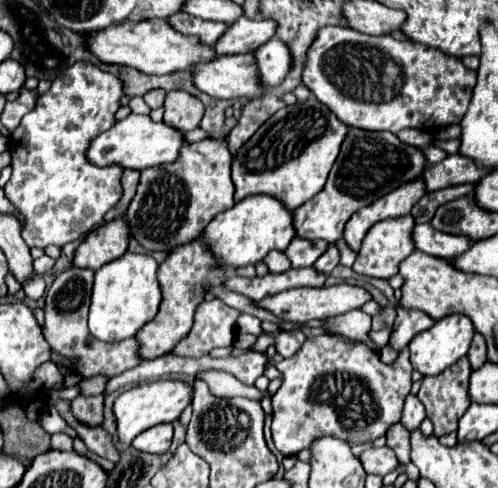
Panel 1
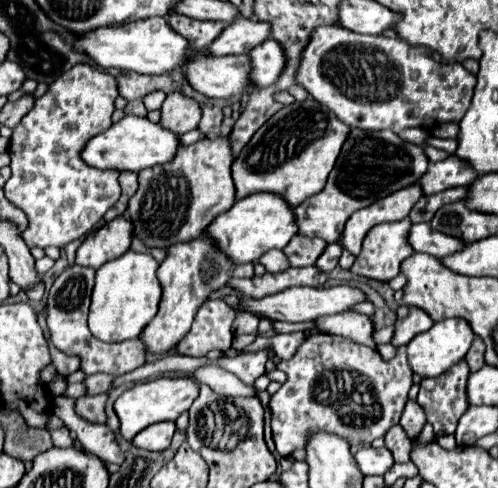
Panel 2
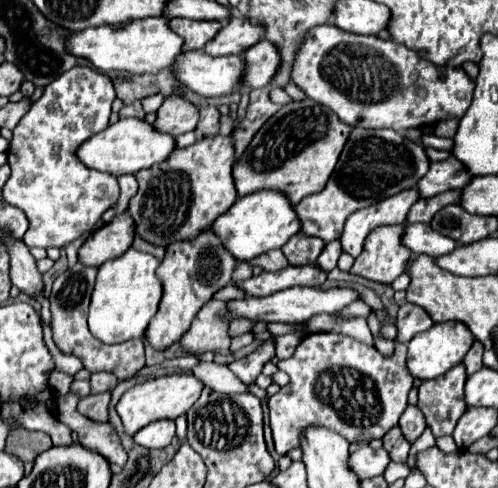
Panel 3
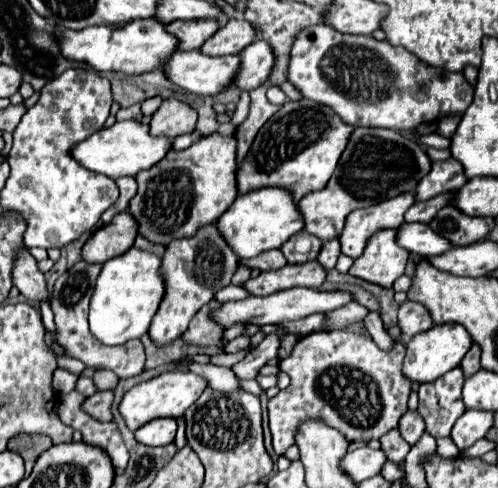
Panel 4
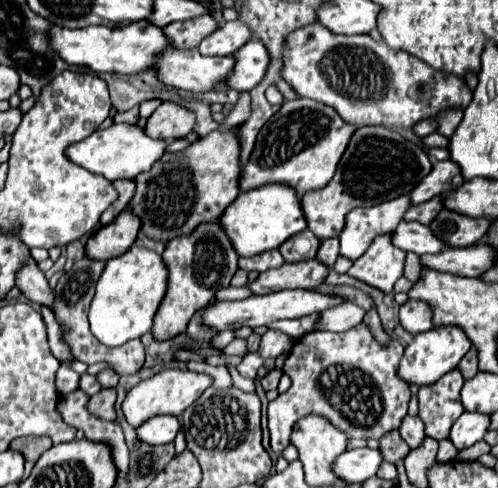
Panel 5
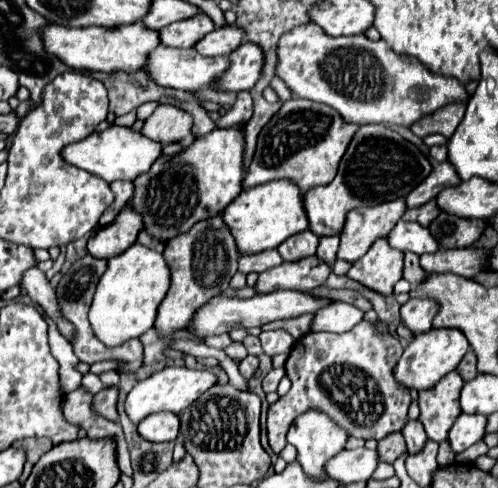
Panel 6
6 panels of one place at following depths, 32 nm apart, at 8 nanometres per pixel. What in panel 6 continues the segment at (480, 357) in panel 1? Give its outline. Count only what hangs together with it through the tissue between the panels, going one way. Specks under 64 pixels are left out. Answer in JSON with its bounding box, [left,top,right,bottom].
[458,350,478,380]

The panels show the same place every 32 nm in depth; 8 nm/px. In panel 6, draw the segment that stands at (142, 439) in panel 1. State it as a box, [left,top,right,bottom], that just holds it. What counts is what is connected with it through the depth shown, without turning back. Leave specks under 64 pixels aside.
[138,412,178,442]

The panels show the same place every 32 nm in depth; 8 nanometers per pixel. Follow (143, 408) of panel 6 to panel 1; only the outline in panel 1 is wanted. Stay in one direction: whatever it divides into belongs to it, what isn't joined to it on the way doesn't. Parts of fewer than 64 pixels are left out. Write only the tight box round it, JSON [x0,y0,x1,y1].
[114,380,192,446]

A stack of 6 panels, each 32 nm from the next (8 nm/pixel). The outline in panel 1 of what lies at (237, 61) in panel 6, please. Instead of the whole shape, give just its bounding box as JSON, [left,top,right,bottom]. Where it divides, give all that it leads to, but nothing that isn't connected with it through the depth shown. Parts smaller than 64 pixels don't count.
[254,38,292,86]

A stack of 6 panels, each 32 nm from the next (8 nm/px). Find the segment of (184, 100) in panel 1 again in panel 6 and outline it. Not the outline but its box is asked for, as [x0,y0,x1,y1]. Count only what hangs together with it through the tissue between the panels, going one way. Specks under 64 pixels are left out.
[142,104,192,142]

